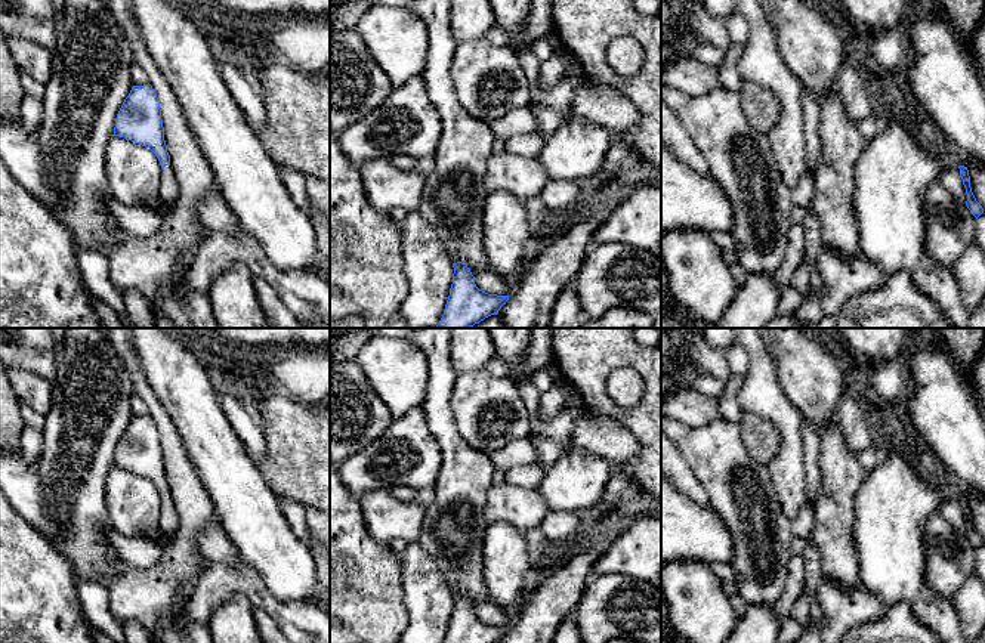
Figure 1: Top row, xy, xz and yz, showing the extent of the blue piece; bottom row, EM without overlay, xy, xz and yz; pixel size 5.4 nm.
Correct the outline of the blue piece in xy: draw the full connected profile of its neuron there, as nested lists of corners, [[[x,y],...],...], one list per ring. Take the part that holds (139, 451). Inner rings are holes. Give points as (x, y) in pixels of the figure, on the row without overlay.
[[[149,414],[133,417],[117,445],[114,467],[146,477],[157,486],[161,497],[160,526],[175,537],[180,520],[170,497],[160,433]]]

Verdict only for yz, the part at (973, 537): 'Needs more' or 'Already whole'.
Already whole

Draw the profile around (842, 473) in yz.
[[[837,417],[822,427],[821,440],[822,483],[809,538],[819,550],[825,579],[850,590],[859,581],[859,559],[853,538],[855,495],[864,482],[865,470],[850,452]]]

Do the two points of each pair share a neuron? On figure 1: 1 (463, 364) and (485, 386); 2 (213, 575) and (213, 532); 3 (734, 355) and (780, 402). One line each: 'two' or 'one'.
1: two
2: two
3: two

